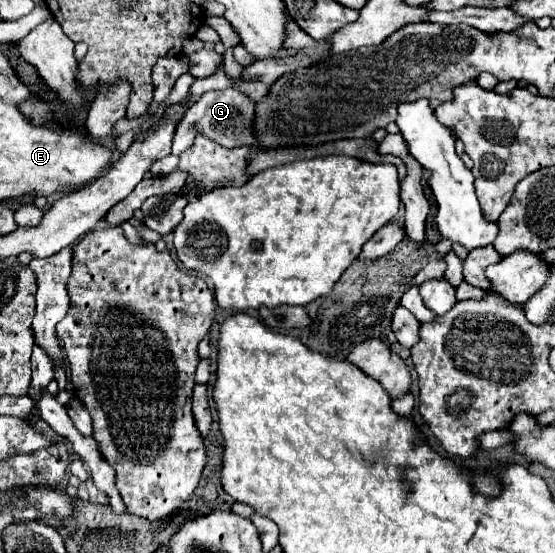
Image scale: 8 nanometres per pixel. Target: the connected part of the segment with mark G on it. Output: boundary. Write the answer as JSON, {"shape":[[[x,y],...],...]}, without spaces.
{"shape":[[[231,87],[221,91],[207,91],[177,123],[175,135],[173,135],[173,155],[181,155],[187,147],[191,147],[197,131],[225,147],[235,147],[245,143],[251,145],[255,141],[251,125],[253,125],[253,101],[245,93]]]}

